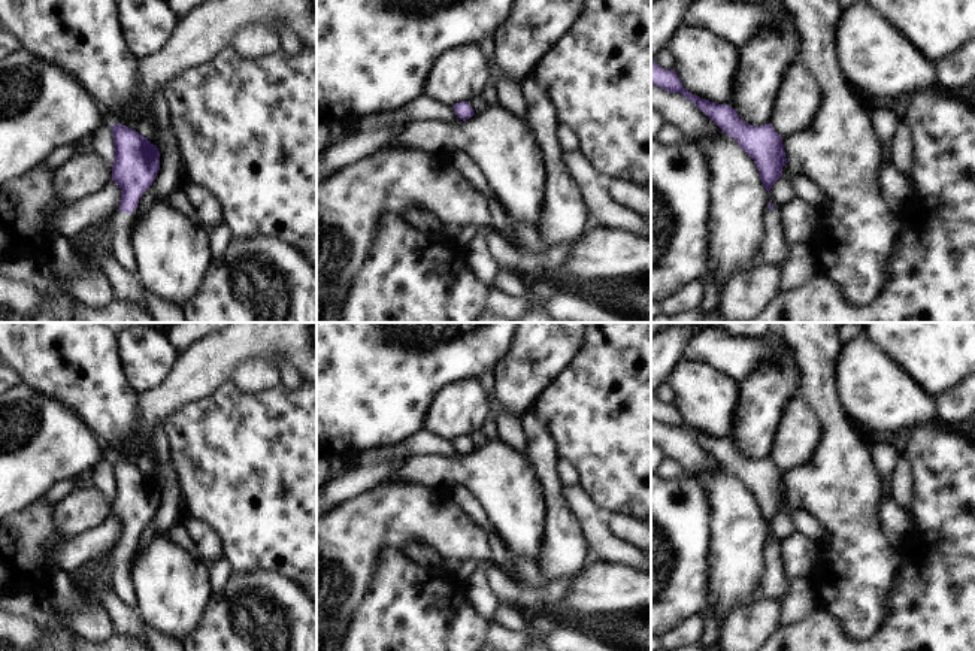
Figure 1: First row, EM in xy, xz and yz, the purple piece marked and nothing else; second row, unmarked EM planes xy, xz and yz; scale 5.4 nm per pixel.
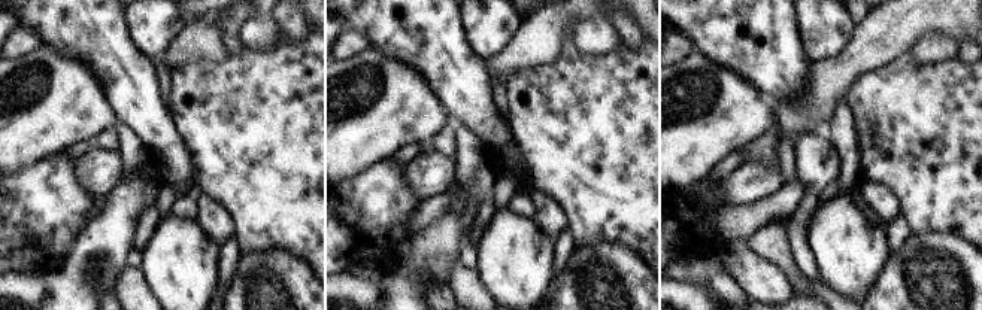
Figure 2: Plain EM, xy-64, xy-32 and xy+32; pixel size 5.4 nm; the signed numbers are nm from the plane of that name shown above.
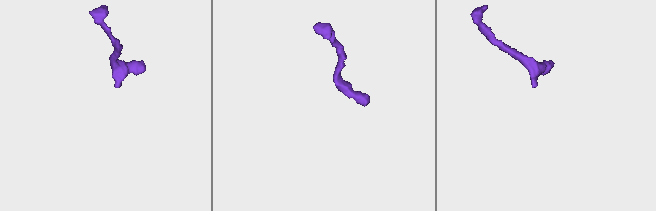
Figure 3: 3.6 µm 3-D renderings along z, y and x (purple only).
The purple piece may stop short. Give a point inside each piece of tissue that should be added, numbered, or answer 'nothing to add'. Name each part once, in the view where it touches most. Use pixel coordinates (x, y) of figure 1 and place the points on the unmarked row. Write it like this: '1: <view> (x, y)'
1: xy (121, 557)

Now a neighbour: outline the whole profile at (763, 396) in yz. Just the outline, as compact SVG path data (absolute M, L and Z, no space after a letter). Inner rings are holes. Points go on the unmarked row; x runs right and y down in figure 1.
M787 346L739 385L730 440L742 455L754 461L770 458L784 409L794 396L799 396L799 364Z

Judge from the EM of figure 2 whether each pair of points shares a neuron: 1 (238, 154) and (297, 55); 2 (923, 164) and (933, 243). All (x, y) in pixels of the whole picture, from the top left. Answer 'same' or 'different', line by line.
1: same
2: different

